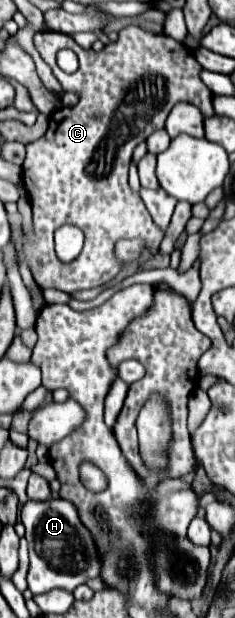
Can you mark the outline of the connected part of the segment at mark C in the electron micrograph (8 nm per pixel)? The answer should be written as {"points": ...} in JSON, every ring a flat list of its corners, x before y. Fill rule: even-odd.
{"points":[[137,26,123,28,119,32,119,40,105,46,103,52,83,50,75,40,61,32,37,32,33,36,33,44,41,58,51,66,55,78,61,82,65,92,77,92,81,96,81,102,73,108,59,108,53,118,49,118,49,130,41,140,35,140,27,144,27,158,23,164,23,186,27,188,31,196,31,208,33,208,33,236,25,236,23,240,23,252,25,262,29,264,29,270,33,274,33,280,45,290,55,288,61,292,73,292,73,290,85,290,85,288,97,288,119,272,119,262,113,256,113,244,119,238,143,238,145,250,139,257,139,265,151,260,158,253,164,234,153,222,147,208,143,208,143,200,135,196,135,192,129,188,127,182,127,168,133,154,133,148,147,140,151,132,157,128,163,128,165,118,169,116,171,108,177,102,191,102,203,112,203,82,199,78,201,66,195,60,193,52,187,50,181,42,175,42,173,38,165,34,149,34],[61,48,69,48,79,58,79,70,75,74,65,74,57,62,55,54],[73,224,83,230,85,234,85,246,83,252,73,262,61,262,55,254,53,244,53,232,63,226]]}

